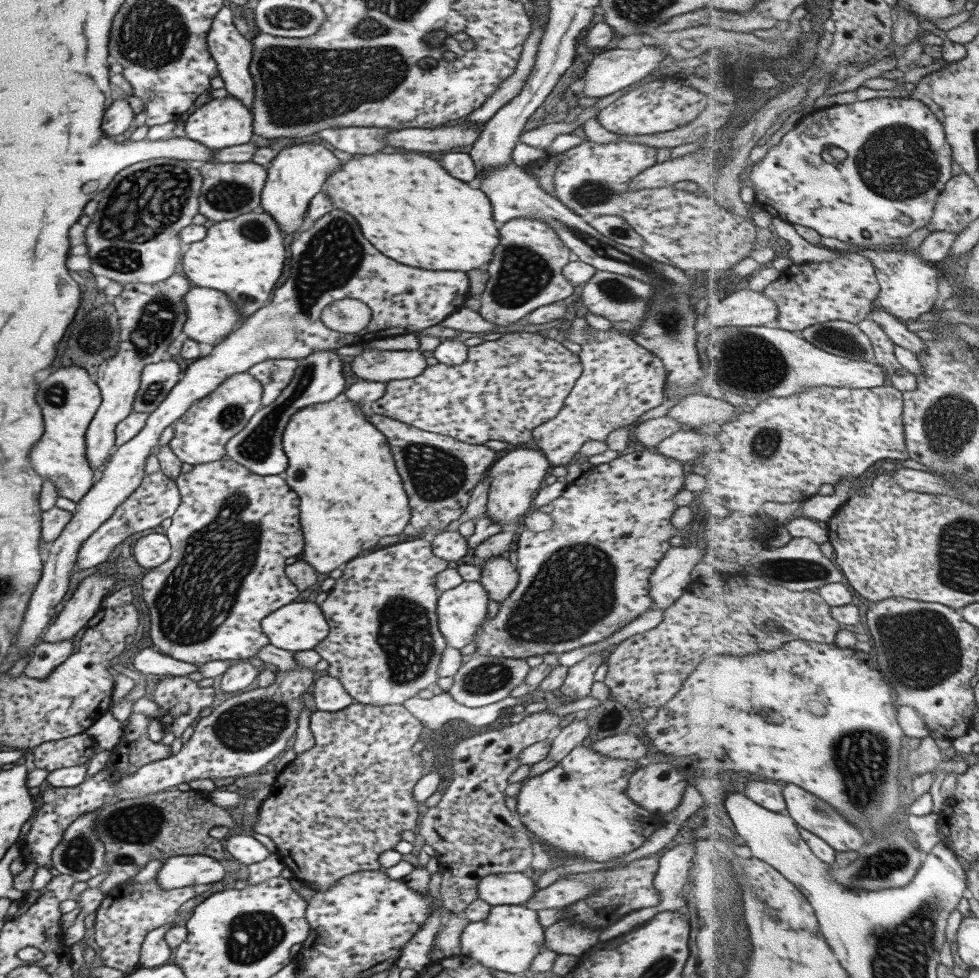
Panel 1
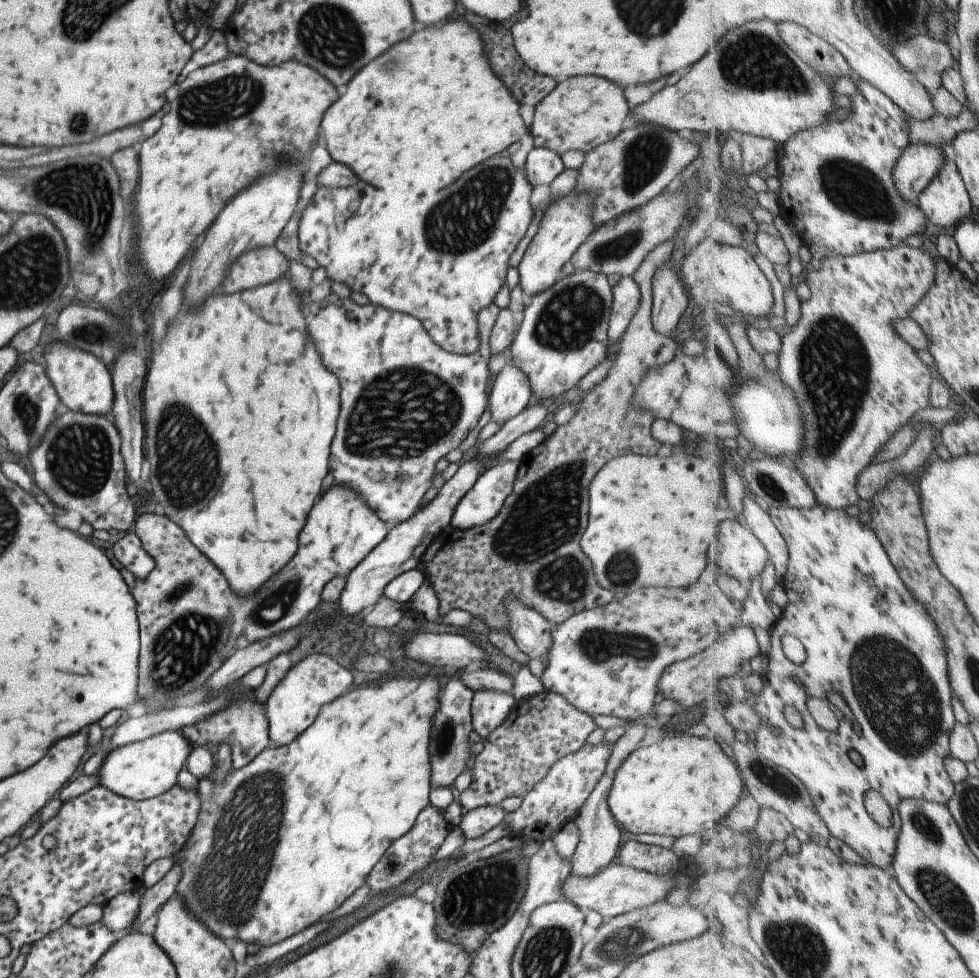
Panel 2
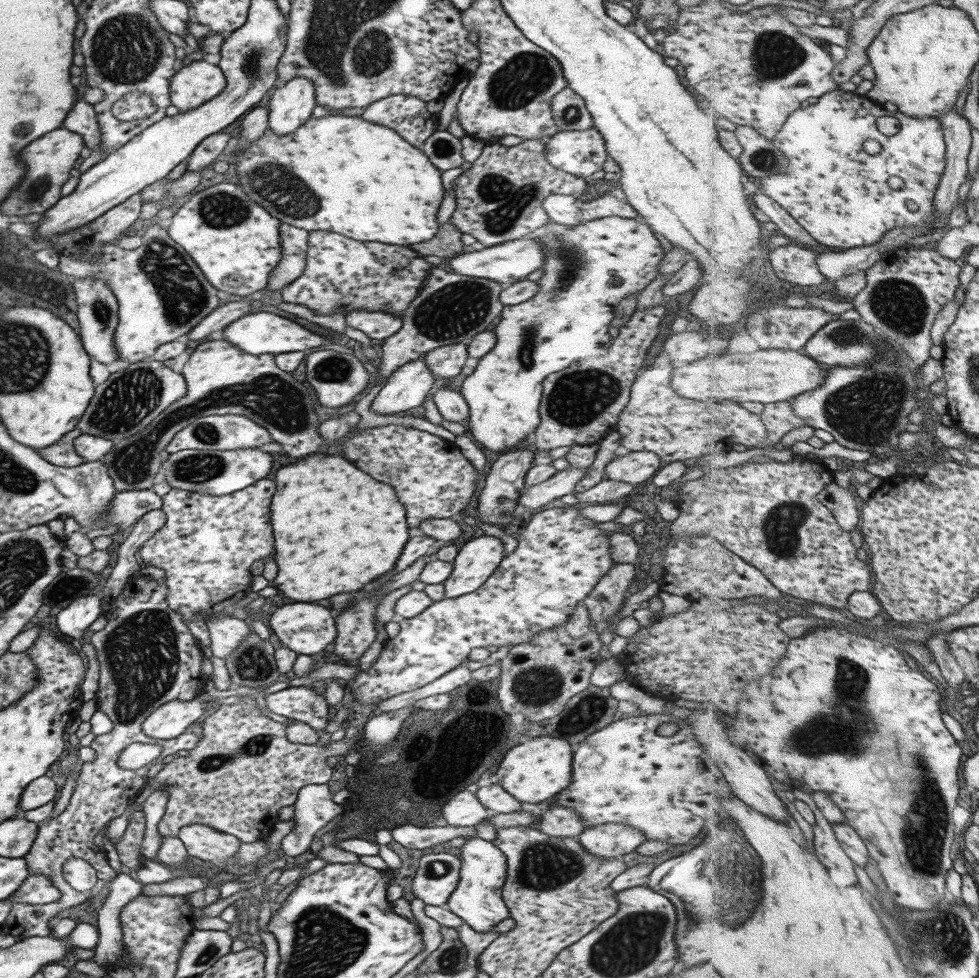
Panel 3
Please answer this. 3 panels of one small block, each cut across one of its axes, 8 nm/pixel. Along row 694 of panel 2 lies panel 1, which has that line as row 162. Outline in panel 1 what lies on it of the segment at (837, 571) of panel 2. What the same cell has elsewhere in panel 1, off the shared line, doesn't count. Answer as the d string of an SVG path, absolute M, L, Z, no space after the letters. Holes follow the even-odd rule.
M910 97L873 98L816 109L802 117L760 162L749 166L747 182L756 195L756 204L788 223L813 228L821 236L837 238L852 246L859 244L858 249L863 248L861 234L870 240L872 246L868 248L897 242L930 224L939 195L954 177L951 168L954 151L939 120L930 106ZM829 144L847 150L849 158L841 164L823 160L821 152ZM900 214L910 218L909 224L897 221Z

